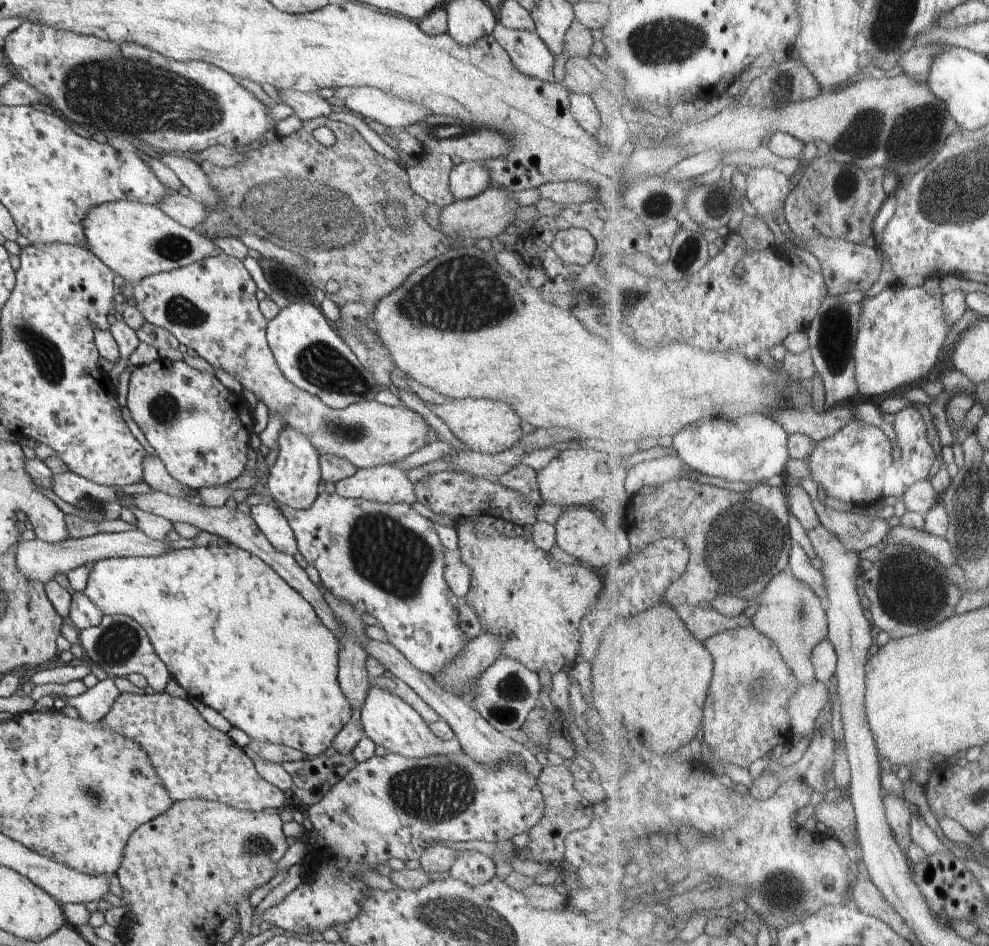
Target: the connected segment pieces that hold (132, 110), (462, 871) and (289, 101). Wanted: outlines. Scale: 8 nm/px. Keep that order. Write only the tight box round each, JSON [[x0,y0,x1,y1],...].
[[2,21,277,155],[449,851,497,886],[278,88,332,122]]

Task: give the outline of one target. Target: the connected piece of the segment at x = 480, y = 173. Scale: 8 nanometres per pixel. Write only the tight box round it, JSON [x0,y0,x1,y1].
[449,161,492,200]

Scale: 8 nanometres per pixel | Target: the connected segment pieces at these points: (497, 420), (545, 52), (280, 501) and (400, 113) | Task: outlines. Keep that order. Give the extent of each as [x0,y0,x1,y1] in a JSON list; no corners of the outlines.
[[425,397,523,455],[493,22,555,81],[266,427,320,510],[334,87,432,130]]

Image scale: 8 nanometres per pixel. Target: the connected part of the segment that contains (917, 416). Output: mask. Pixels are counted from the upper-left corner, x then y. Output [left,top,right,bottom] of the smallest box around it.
[885,407,938,498]

